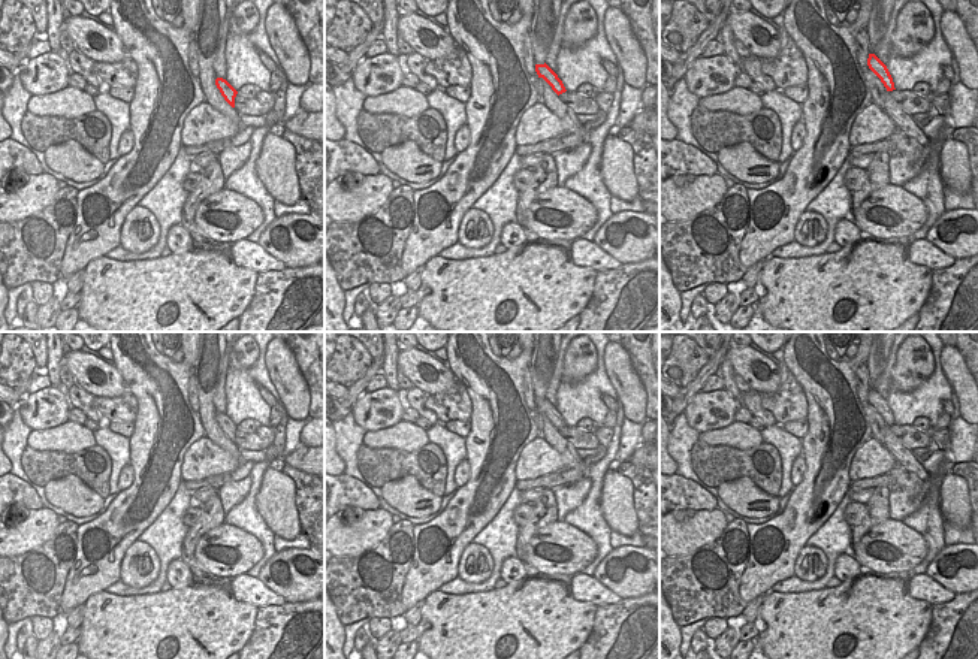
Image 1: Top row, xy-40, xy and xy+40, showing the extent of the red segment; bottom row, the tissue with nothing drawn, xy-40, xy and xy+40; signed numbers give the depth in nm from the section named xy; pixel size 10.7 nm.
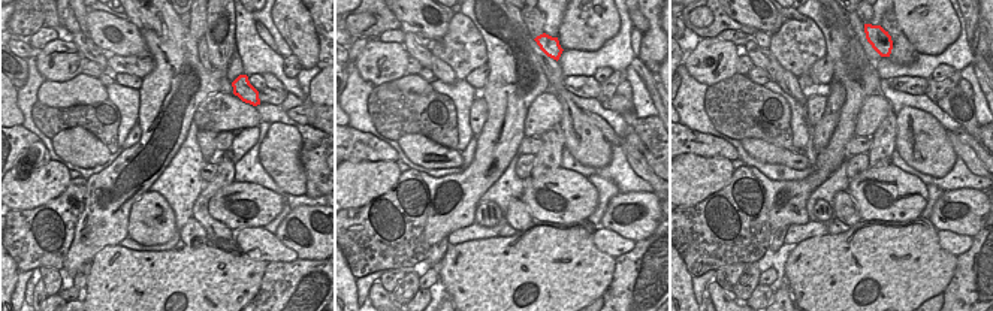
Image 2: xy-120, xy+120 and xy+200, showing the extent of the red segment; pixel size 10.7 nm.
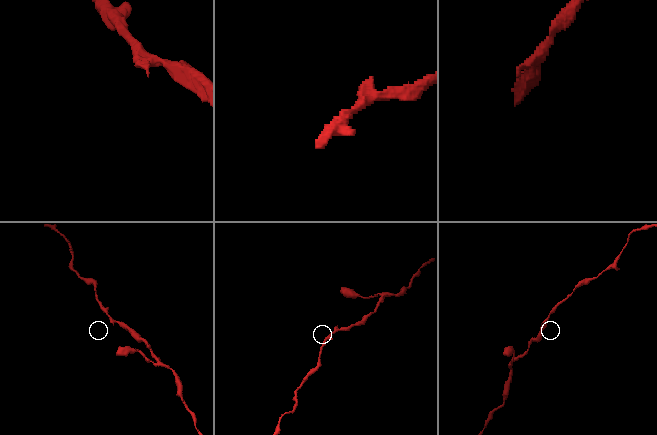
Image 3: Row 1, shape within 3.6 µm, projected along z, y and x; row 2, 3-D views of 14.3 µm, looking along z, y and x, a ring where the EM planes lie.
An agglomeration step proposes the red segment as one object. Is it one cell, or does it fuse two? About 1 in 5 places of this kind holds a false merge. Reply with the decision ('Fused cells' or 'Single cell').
Single cell

